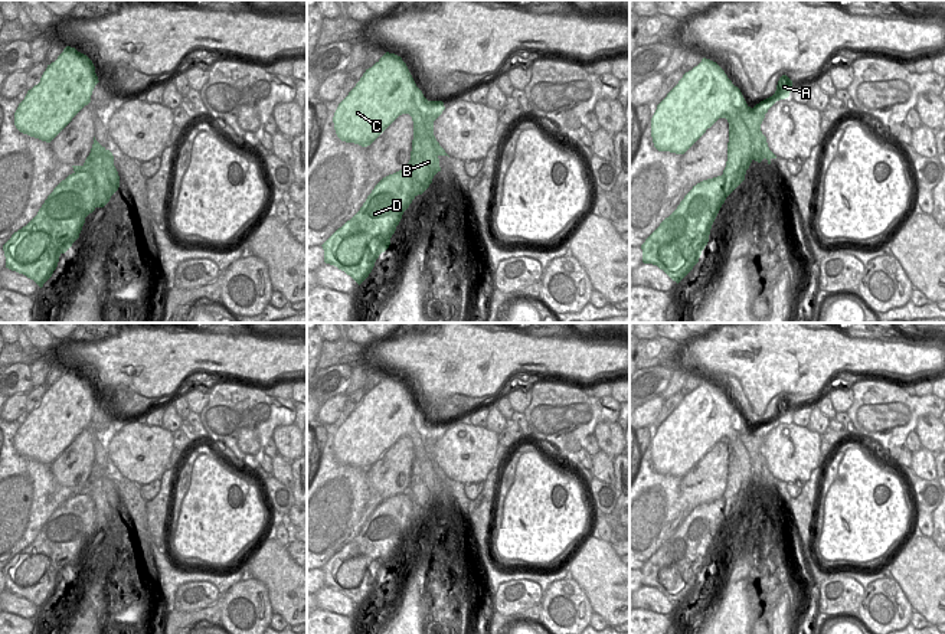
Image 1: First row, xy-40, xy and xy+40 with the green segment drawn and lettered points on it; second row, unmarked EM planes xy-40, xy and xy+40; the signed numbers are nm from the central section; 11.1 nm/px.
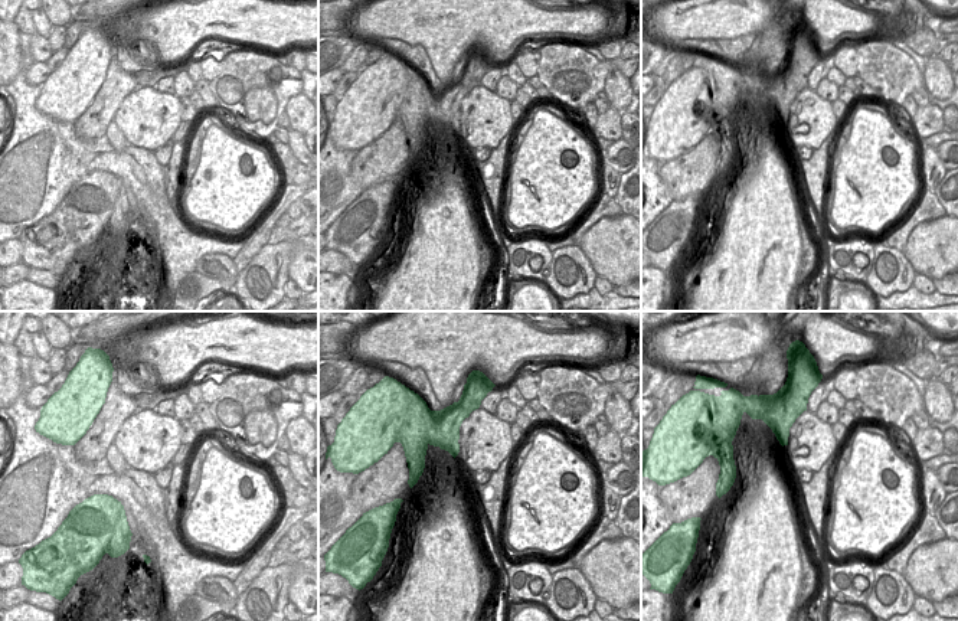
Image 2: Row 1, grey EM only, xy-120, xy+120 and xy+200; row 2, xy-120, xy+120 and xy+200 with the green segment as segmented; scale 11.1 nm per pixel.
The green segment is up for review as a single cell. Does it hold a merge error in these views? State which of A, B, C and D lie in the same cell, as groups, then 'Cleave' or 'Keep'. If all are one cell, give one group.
Groups: A B D / C. Cleave.

